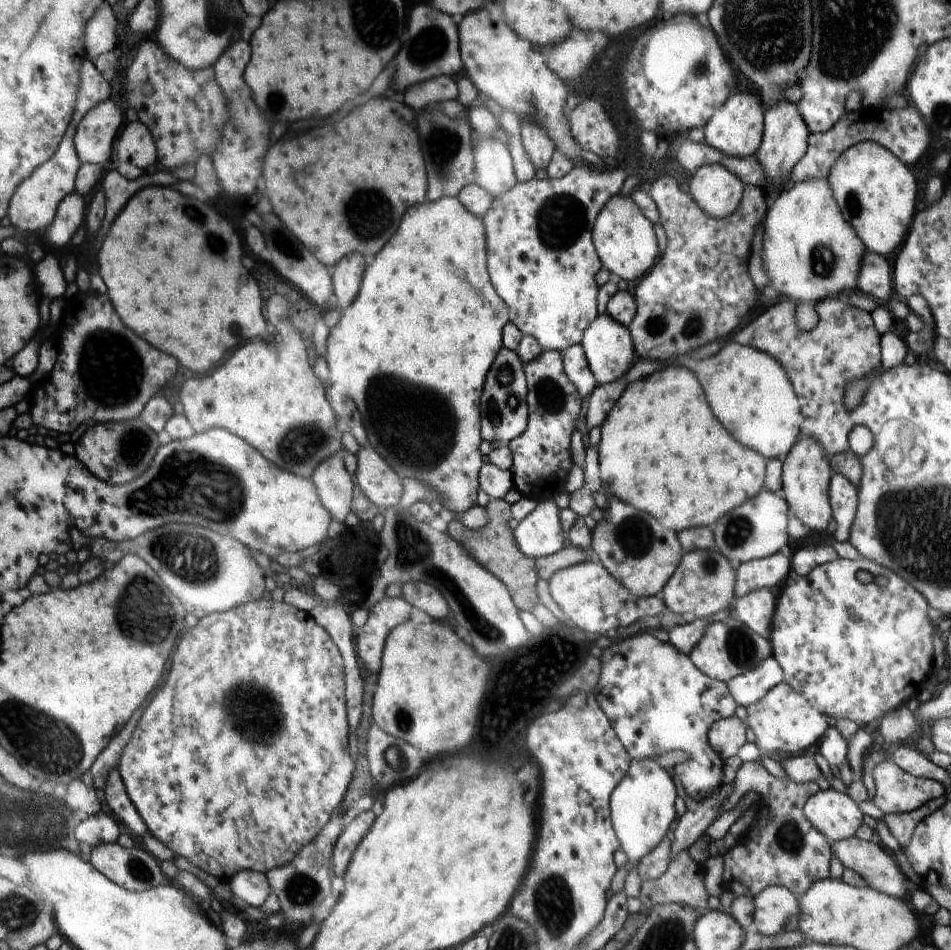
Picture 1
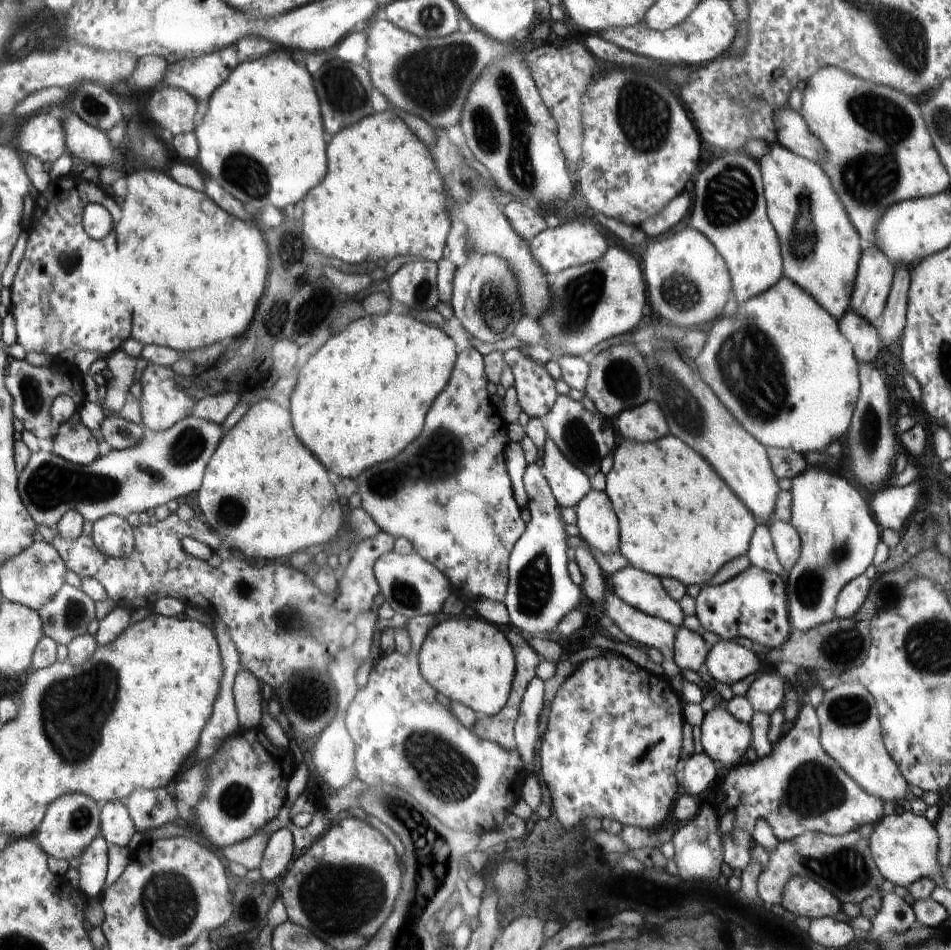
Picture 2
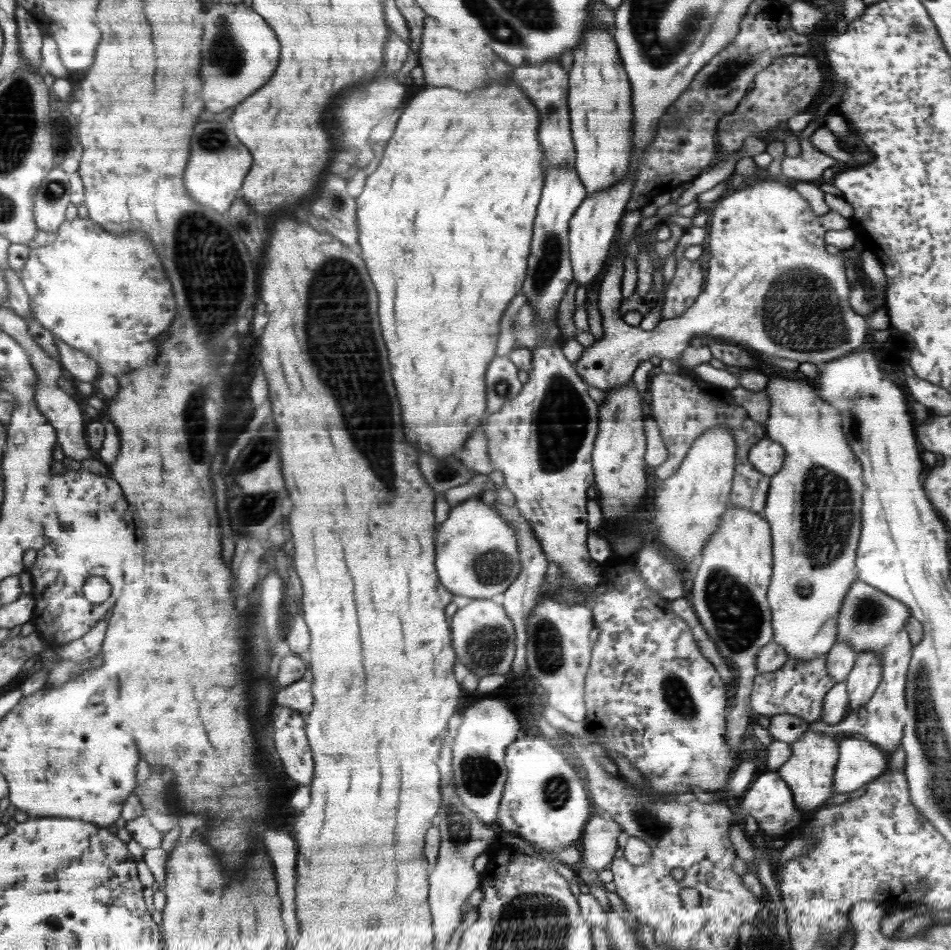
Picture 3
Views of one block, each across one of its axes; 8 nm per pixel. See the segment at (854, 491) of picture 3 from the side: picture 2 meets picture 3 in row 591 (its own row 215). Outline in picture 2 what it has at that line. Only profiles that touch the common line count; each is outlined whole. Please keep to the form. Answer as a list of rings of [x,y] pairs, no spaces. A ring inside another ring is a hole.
[[[778,142],[758,160],[762,168],[767,214],[782,244],[783,277],[807,292],[836,320],[848,314],[854,295],[862,246],[827,172],[820,164],[796,155]]]

